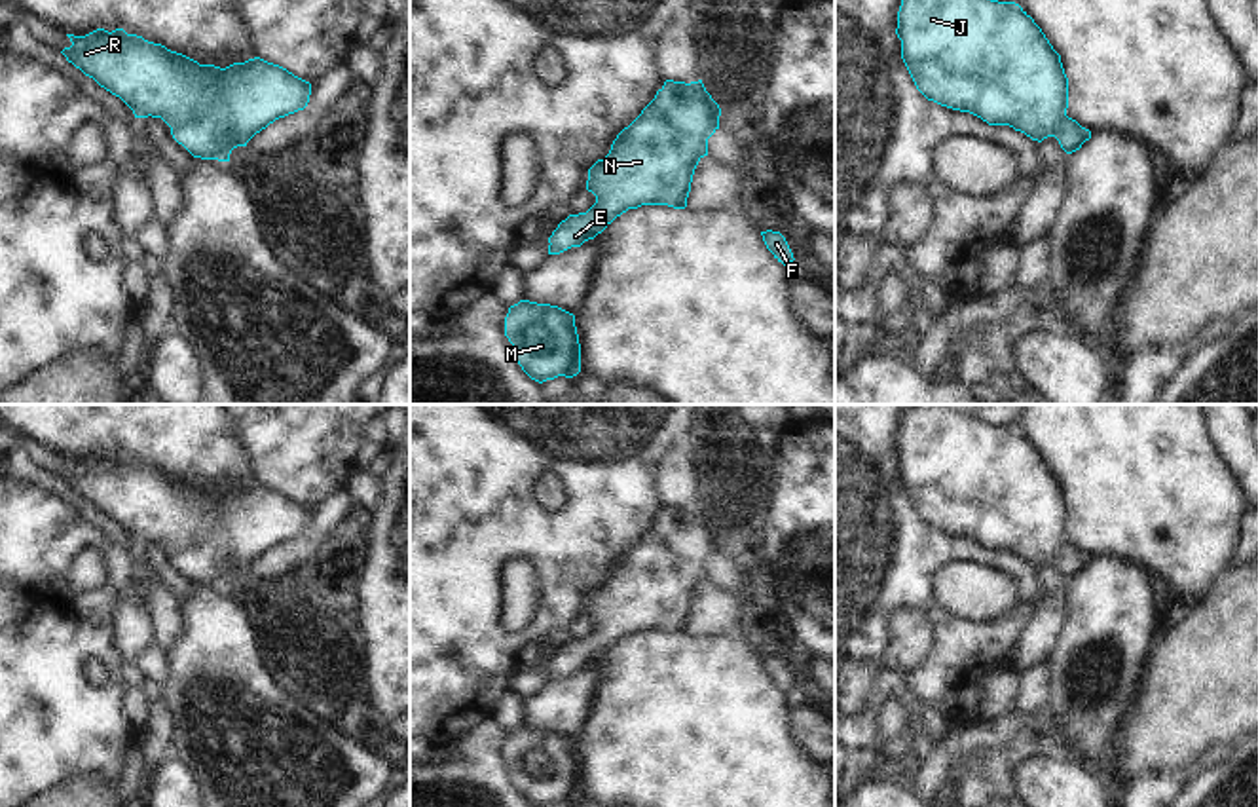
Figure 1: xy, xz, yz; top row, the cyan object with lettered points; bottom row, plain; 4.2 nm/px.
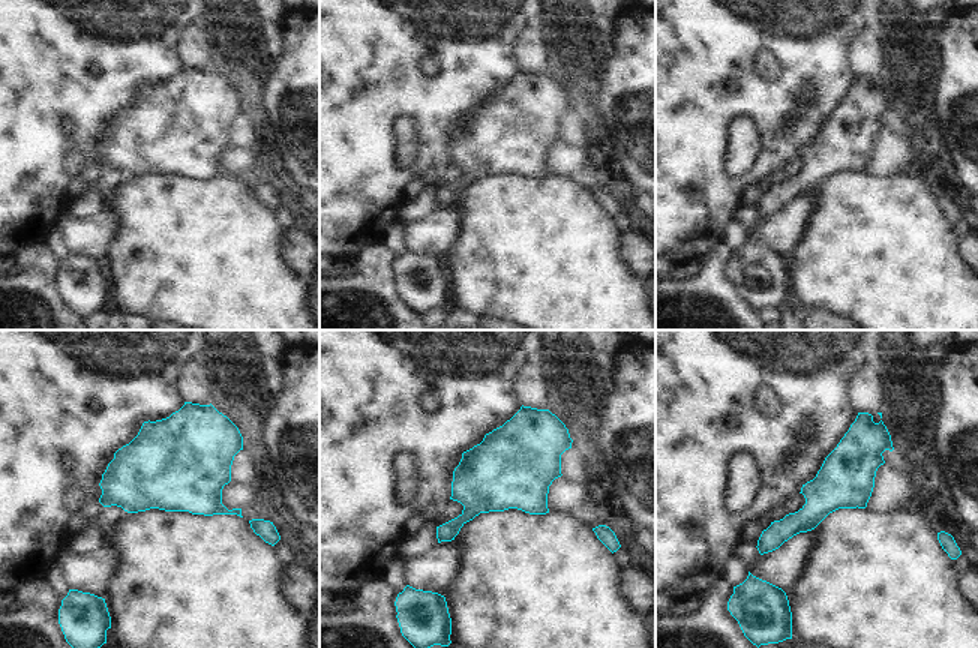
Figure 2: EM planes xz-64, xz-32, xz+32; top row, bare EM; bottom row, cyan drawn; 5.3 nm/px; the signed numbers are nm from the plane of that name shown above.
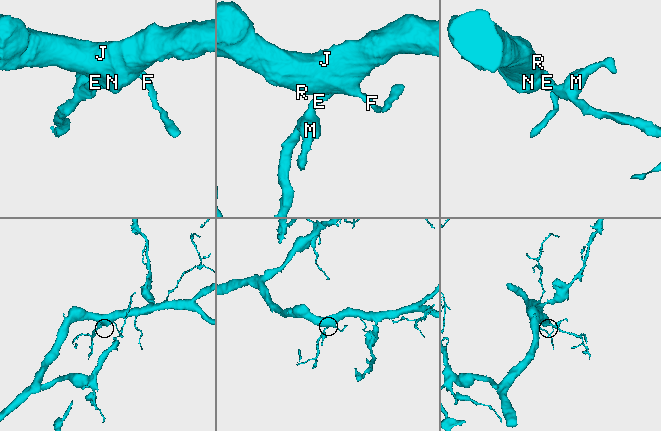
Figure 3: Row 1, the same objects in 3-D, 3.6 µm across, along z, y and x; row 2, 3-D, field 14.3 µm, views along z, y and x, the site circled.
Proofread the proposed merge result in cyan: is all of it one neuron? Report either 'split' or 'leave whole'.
leave whole

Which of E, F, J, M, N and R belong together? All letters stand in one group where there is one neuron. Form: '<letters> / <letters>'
E F J M N R

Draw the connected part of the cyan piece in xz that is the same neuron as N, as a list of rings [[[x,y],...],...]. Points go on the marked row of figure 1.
[[[666,80],[641,114],[617,135],[609,154],[588,169],[586,190],[596,196],[596,203],[586,213],[569,215],[558,224],[548,237],[548,254],[560,254],[571,247],[581,247],[588,239],[594,239],[628,209],[638,209],[641,205],[668,205],[674,209],[685,209],[694,169],[698,161],[708,156],[708,139],[719,129],[719,116],[721,108],[706,91],[702,80],[691,84]]]

